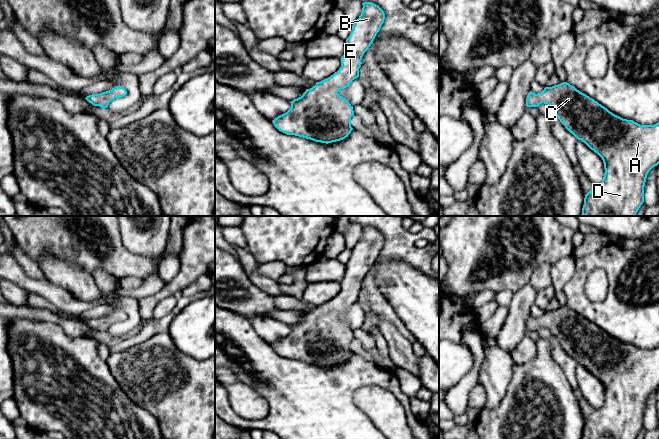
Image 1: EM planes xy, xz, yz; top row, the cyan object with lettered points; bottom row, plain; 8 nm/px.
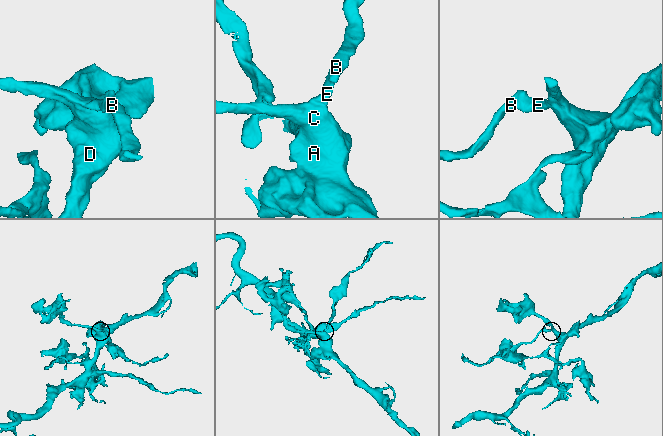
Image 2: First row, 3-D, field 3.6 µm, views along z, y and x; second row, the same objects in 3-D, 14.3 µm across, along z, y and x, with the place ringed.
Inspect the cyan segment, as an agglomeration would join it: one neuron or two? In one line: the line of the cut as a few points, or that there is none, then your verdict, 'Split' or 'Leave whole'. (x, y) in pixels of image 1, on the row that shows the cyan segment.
No split. Leave whole

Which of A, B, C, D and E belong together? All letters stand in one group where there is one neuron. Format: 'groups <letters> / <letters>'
groups A B C D E

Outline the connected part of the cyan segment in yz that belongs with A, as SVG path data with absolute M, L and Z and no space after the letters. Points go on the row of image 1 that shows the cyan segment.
M567 82L545 87L538 94L528 93L527 107L541 103L549 105L565 128L603 160L603 180L585 194L581 216L636 216L644 202L647 175L659 164L659 122L640 125L623 119Z

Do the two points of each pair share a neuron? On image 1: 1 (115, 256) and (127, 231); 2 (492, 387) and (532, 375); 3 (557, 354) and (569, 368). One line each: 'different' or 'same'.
1: different
2: different
3: same

